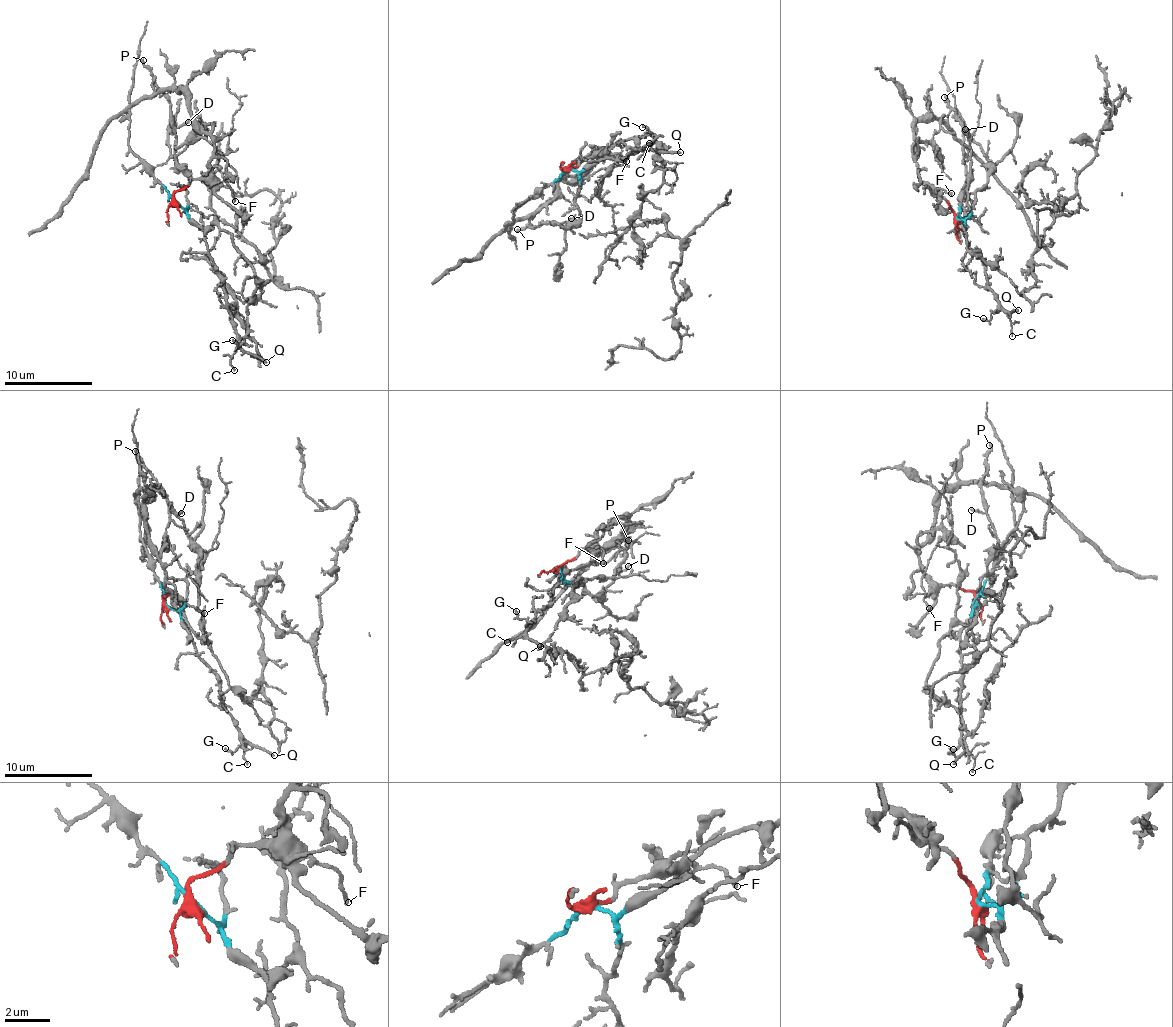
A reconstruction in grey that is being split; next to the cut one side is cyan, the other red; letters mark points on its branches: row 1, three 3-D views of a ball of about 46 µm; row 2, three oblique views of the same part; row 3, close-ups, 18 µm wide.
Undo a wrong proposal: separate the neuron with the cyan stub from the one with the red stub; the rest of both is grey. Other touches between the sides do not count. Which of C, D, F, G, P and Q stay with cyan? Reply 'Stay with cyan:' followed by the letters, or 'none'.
Stay with cyan: C, D, G, P, Q

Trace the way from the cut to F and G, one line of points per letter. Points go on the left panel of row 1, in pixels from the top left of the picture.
F: (174, 202), (177, 192), (189, 182), (201, 179), (220, 181), (229, 187), (234, 202)
G: (174, 202), (204, 232), (206, 247), (220, 275), (226, 308), (240, 340), (245, 342), (241, 344), (233, 339)

